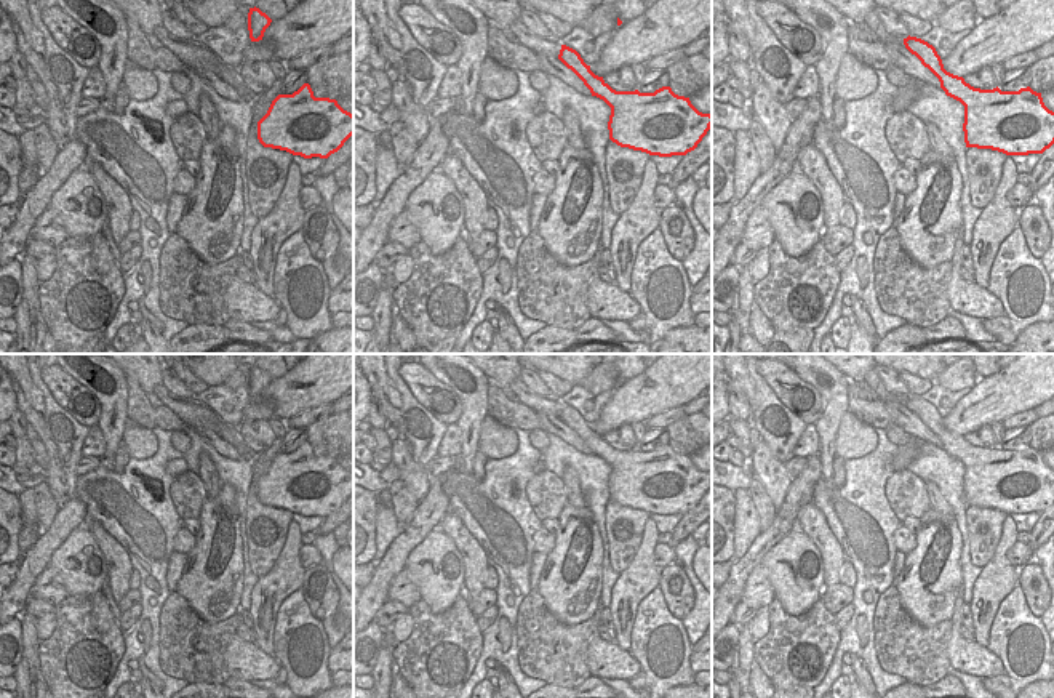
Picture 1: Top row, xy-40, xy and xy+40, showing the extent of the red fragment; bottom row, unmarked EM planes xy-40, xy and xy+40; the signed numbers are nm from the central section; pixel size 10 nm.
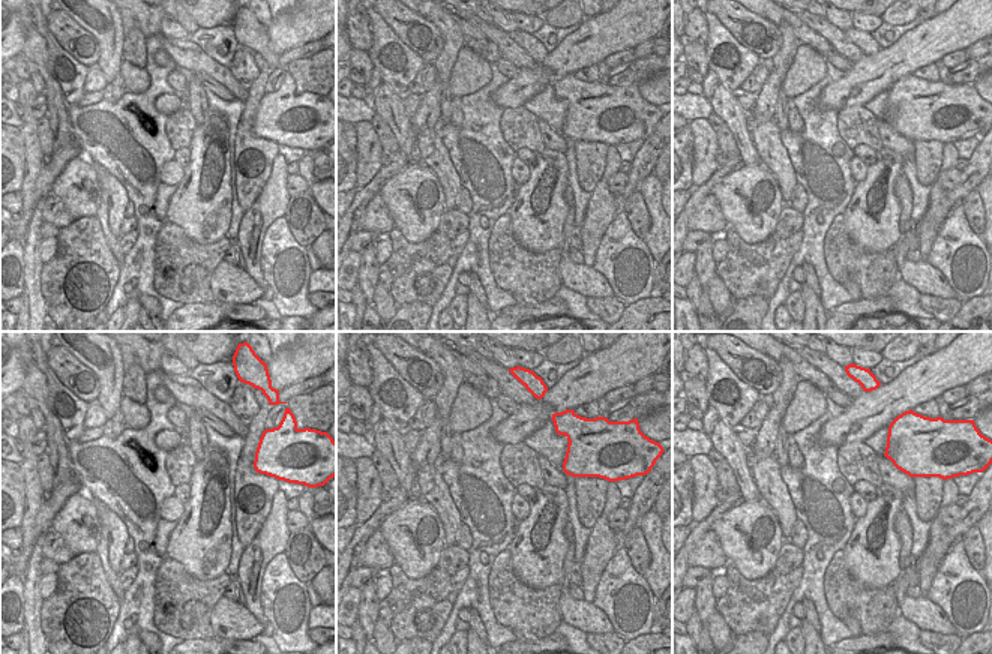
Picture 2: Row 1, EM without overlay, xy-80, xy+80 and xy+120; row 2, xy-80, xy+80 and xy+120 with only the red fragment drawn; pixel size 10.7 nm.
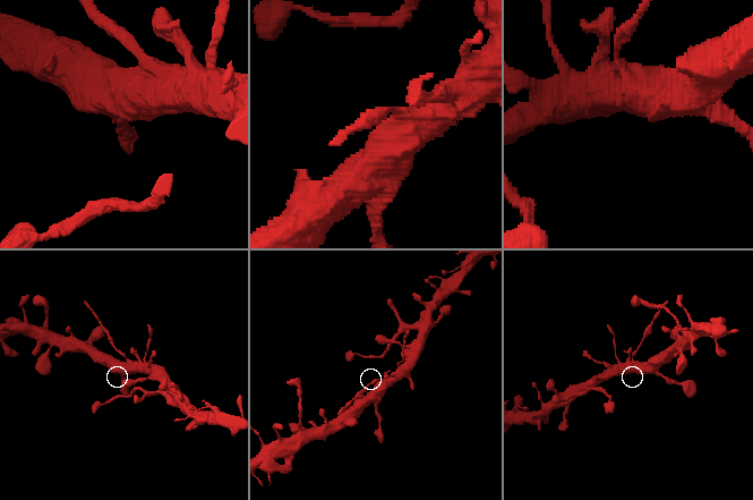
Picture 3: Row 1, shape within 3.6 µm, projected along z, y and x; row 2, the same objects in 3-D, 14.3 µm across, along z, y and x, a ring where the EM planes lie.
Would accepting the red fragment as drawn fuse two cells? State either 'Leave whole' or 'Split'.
Split

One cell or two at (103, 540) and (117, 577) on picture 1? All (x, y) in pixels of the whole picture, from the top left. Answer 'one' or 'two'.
one

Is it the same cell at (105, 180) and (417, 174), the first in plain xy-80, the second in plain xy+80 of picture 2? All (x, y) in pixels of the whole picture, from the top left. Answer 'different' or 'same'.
different

